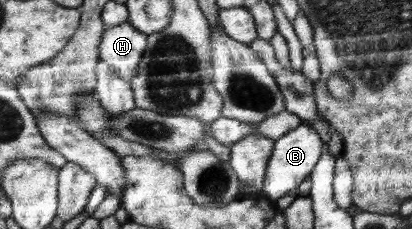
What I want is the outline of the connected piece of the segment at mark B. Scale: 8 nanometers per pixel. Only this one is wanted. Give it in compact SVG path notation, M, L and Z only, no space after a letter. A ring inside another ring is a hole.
M308 122L299 124L294 130L285 133L276 140L275 148L271 152L268 167L265 169L264 189L260 195L271 199L274 203L279 198L289 195L315 171L325 151L323 139L315 128L308 126Z

